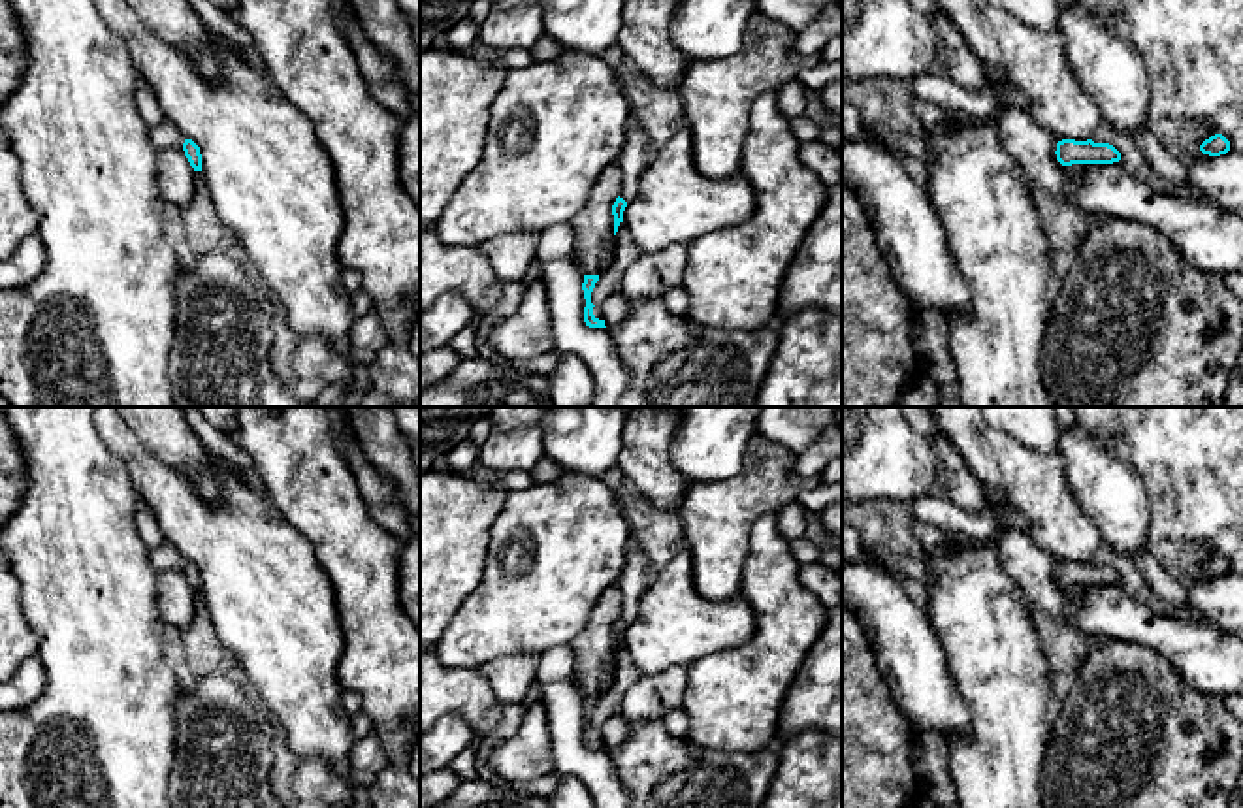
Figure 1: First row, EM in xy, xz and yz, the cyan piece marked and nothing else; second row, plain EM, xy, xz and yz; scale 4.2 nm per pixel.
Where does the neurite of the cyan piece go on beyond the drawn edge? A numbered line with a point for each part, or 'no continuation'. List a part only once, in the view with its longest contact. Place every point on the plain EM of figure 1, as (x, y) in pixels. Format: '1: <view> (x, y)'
1: xz (633, 581)

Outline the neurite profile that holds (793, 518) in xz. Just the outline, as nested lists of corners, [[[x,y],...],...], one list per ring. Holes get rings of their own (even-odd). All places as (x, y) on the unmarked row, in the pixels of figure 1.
[[[799,501],[785,505],[776,516],[778,529],[785,539],[795,541],[804,537],[808,527],[808,510]]]

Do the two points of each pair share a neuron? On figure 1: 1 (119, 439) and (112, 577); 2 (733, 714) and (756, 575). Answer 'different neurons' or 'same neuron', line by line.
1: different neurons
2: same neuron

